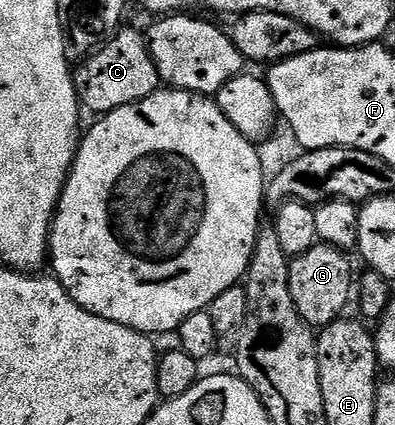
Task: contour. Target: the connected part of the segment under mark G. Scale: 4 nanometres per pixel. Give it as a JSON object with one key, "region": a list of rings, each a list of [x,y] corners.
{"region":[[[317,244],[310,252],[302,252],[288,263],[290,276],[290,297],[294,299],[294,308],[298,308],[298,316],[313,328],[329,326],[345,313],[348,301],[354,298],[354,282],[352,286],[352,262],[345,251]]]}

